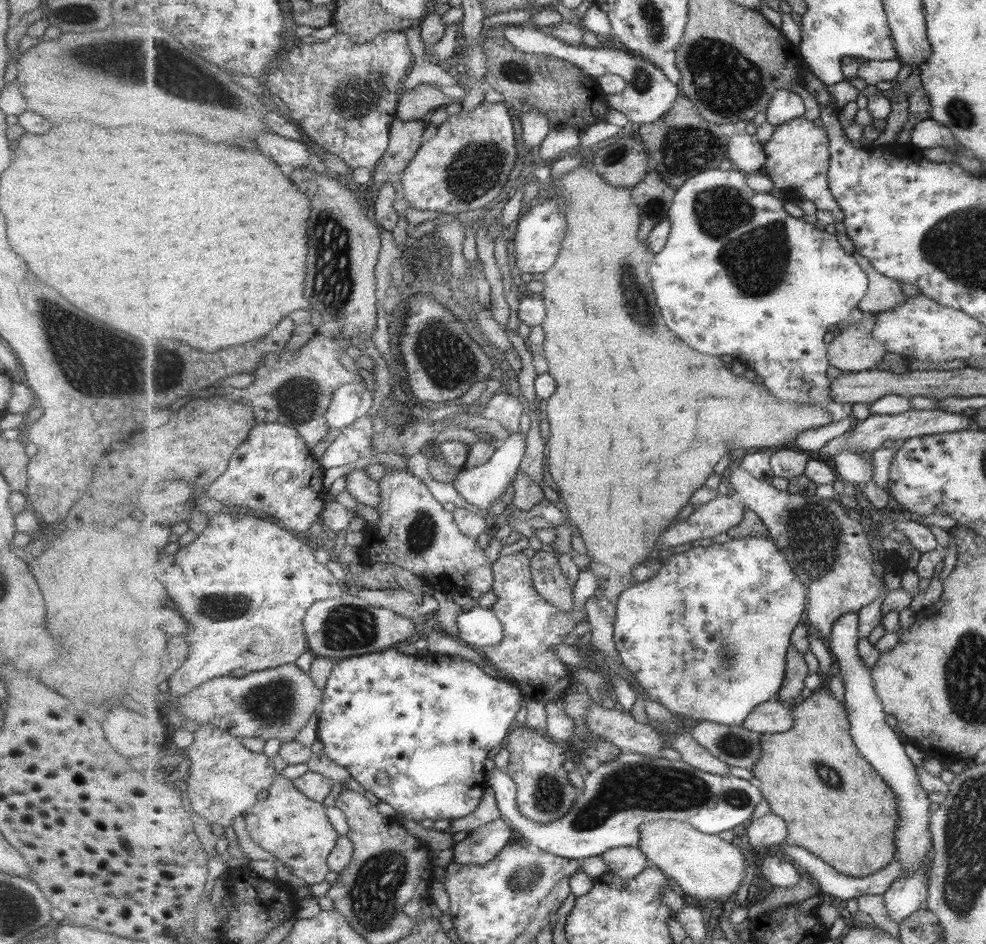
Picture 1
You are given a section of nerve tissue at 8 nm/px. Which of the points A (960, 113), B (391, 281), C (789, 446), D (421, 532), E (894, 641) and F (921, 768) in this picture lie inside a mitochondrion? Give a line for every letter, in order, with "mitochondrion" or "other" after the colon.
A: mitochondrion
B: other
C: other
D: mitochondrion
E: other
F: other

